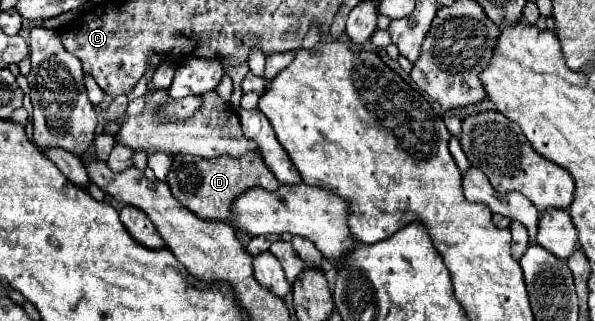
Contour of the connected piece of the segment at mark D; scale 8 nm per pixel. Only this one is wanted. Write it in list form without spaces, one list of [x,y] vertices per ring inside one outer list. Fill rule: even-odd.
[[[247,151],[241,157],[221,155],[215,159],[199,159],[199,157],[181,155],[181,153],[173,155],[173,165],[171,165],[171,171],[167,173],[165,183],[169,185],[175,199],[179,199],[189,211],[195,211],[195,215],[203,219],[219,219],[227,223],[231,215],[229,213],[231,203],[239,193],[255,185],[261,185],[267,191],[275,191],[279,187],[279,181],[275,179],[275,175],[271,175],[271,171],[267,169],[267,165],[263,163],[257,151]]]

